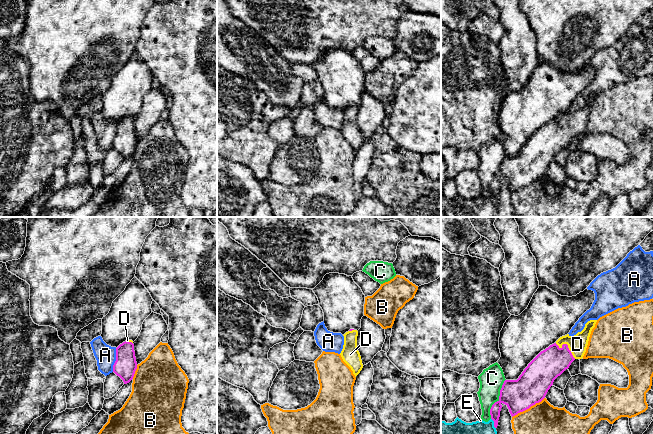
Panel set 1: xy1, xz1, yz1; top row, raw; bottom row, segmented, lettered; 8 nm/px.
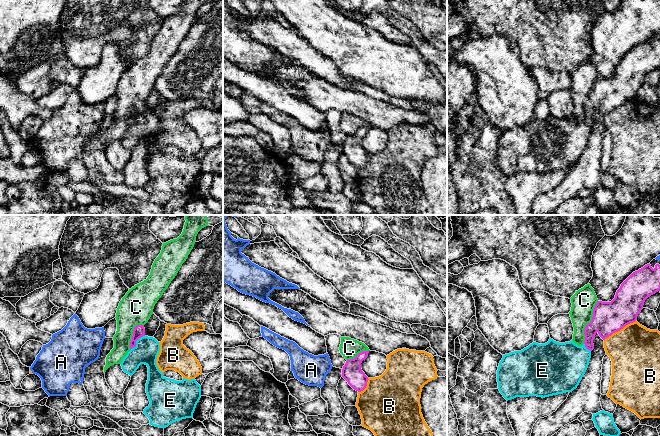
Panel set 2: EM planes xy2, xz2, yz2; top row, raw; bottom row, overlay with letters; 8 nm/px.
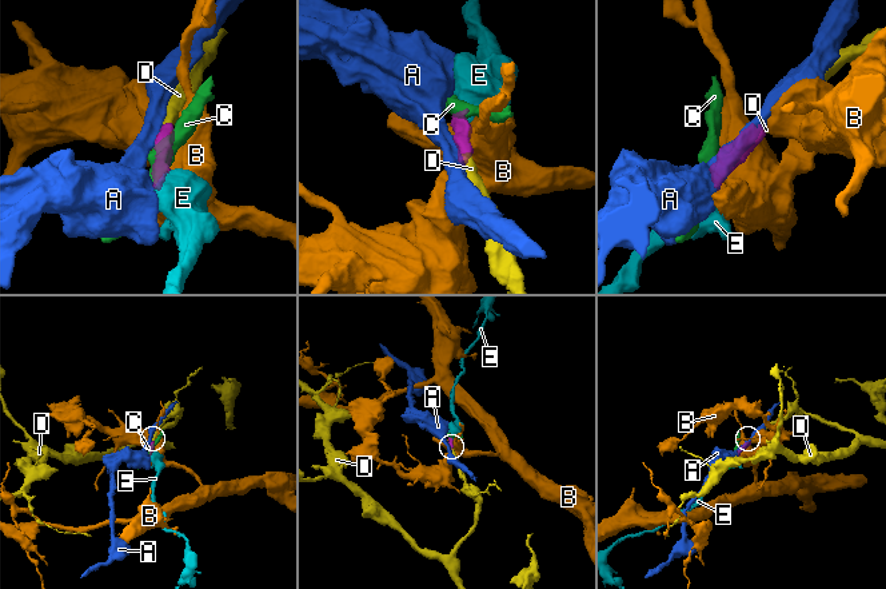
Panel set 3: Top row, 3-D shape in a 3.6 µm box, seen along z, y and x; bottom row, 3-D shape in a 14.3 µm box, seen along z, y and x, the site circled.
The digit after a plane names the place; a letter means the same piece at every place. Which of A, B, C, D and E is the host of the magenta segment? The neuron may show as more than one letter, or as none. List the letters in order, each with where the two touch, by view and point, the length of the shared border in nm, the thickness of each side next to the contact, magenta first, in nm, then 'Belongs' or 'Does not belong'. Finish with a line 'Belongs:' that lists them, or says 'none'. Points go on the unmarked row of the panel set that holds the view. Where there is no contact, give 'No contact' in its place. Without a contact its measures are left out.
A: Touches magenta at xy1 (116, 136). Shared border 190 nm. Thickness 180 nm (magenta) against 160 nm. Does not belong
B: Touches magenta at yz1 (528, 184). Shared border 300 nm. Thickness 260 nm (magenta) against 460 nm. Does not belong
C: Touches magenta at yz2 (590, 98). Shared border 360 nm. Thickness 260 nm (magenta) against 190 nm. Does not belong
D: Touches magenta at yz1 (567, 122). Shared border 200 nm. Thickness 240 nm (magenta) against 160 nm. Belongs
E: Touches magenta at xy2 (135, 118). Shared border 170 nm. Thickness 100 nm (magenta) against 190 nm. Belongs
Belongs: D, E

